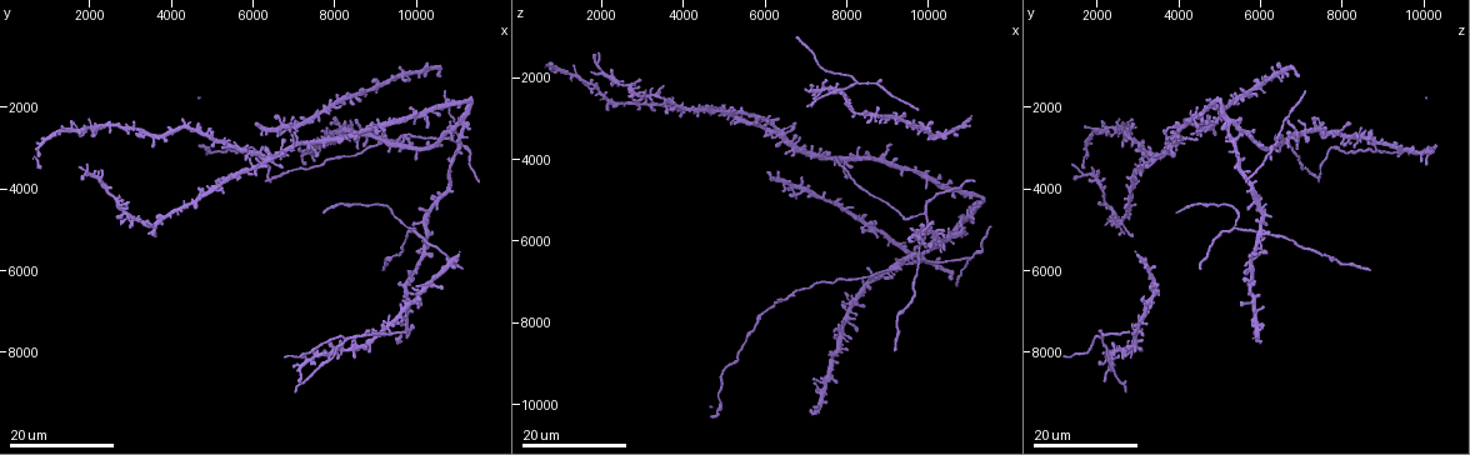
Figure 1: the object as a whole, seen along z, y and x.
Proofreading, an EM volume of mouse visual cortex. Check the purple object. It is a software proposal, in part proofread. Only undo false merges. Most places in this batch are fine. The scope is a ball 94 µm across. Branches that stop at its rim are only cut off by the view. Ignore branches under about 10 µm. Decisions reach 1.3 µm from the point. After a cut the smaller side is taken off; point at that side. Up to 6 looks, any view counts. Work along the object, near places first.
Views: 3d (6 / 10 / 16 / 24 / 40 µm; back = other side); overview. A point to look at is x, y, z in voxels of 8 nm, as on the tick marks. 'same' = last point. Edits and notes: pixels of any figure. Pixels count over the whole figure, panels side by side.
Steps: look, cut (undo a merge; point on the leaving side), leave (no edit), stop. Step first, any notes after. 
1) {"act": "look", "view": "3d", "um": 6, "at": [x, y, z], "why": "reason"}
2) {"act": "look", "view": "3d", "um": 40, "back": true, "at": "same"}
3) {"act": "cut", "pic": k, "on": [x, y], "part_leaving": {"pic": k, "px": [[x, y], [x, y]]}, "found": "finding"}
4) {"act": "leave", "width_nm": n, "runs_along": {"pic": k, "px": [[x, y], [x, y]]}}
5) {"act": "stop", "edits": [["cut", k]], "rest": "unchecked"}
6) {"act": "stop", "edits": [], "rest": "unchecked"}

{"act": "look", "view": "3d", "um": 24, "at": [9900, 4950, 5350], "why": "arms part here"}

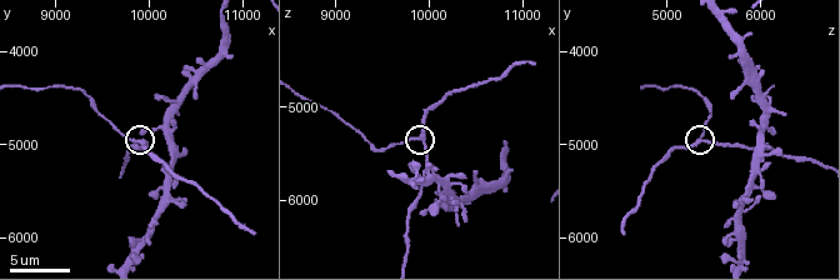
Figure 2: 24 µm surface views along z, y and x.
{"act": "look", "view": "3d", "um": 10, "at": [9900, 4950, 5350]}

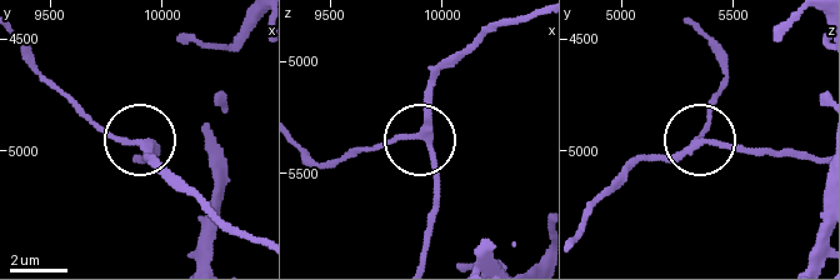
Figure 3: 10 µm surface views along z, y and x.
{"act": "leave", "width_nm": 200, "runs_along": {"pic": 3, "px": [[818, 160], [699, 141], [710, 99]]}, "found": "one cell here"}

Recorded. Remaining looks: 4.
{"act": "look", "view": "3d", "um": 10, "at": [9850, 5000, 6000], "why": "side arm on a straight run"}

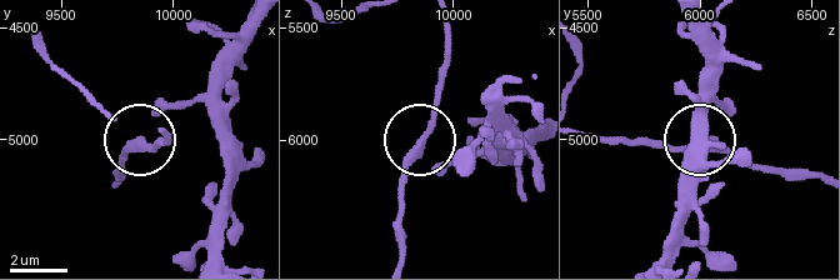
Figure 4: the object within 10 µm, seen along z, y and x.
{"act": "look", "view": "3d", "um": 10, "back": true, "at": [9860, 5020, 6020]}

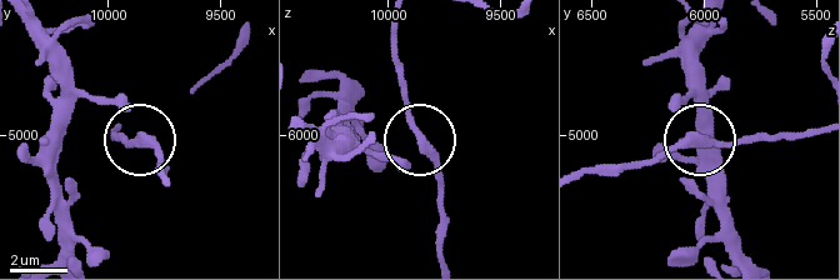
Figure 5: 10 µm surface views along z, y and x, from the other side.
{"act": "leave", "arms": 3, "runs_along": {"pic": 5, "px": [[23, 23], [70, 80], [120, 101], [140, 135], [171, 166]]}, "found": "one cell here"}

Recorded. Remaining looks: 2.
{"act": "look", "view": "3d", "um": 24, "at": [6450, 3800, 7400]}

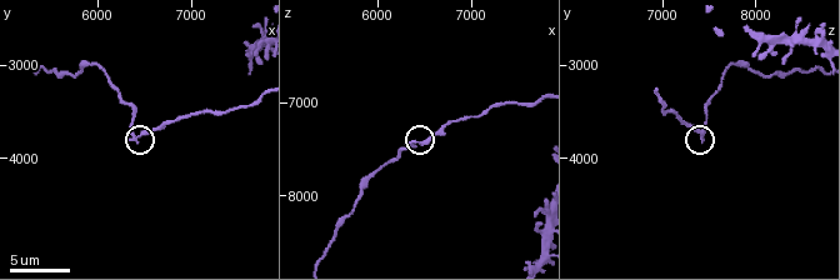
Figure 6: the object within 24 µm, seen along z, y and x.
{"act": "look", "view": "3d", "um": 10, "at": [6400, 3750, 7400], "why": "zoom in"}

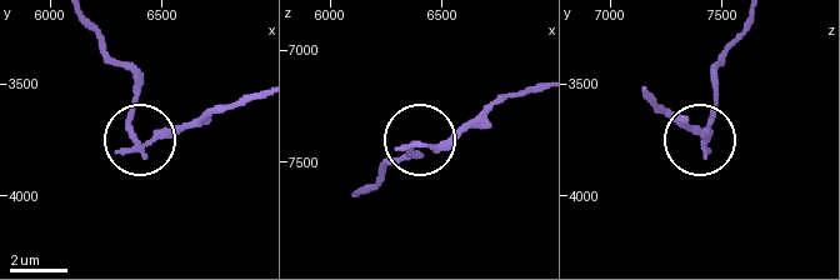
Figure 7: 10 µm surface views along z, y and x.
{"act": "cut", "pic": 7, "on": [136, 101], "width_nm": 240, "part_leaving": {"pic": 7, "px": [[138, 140], [128, 71], [85, 21]]}, "found": "a second cell is stuck on"}

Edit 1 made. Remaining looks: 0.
{"act": "stop", "edits": [["cut", 7]], "rest": "unchecked"}

